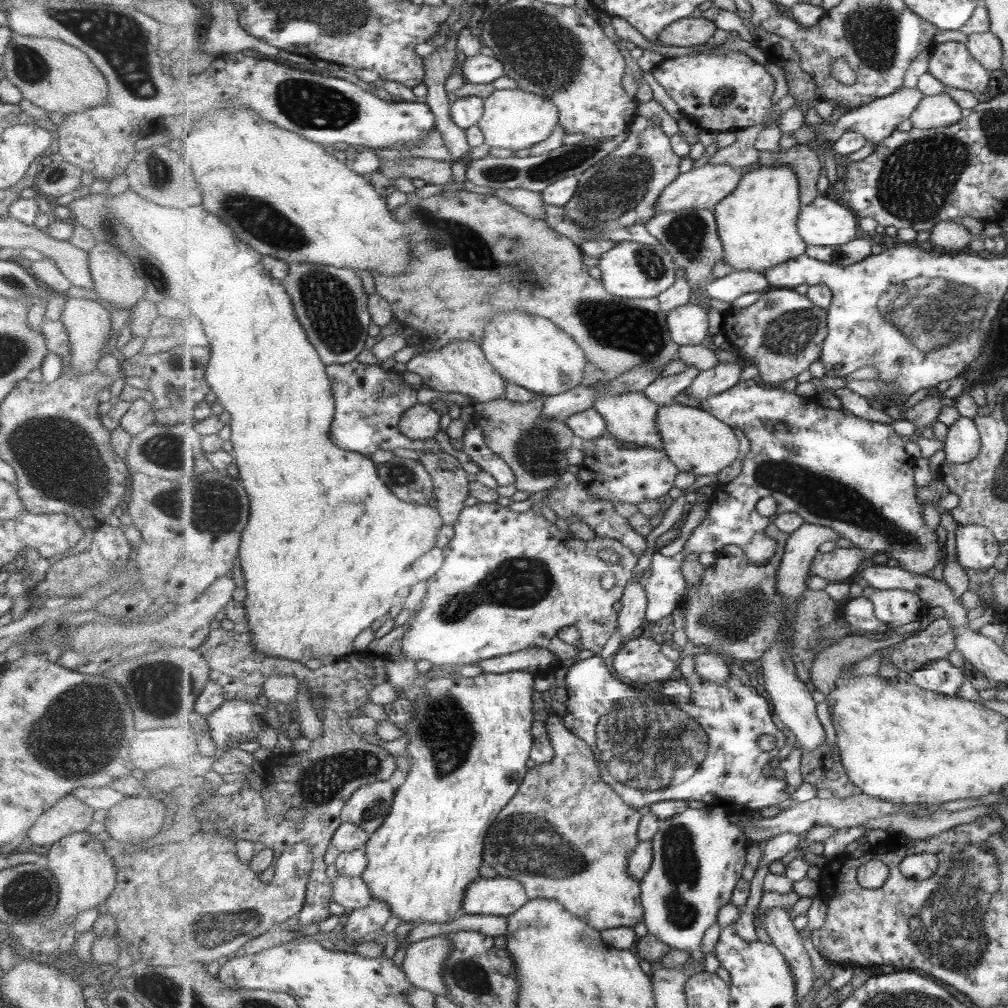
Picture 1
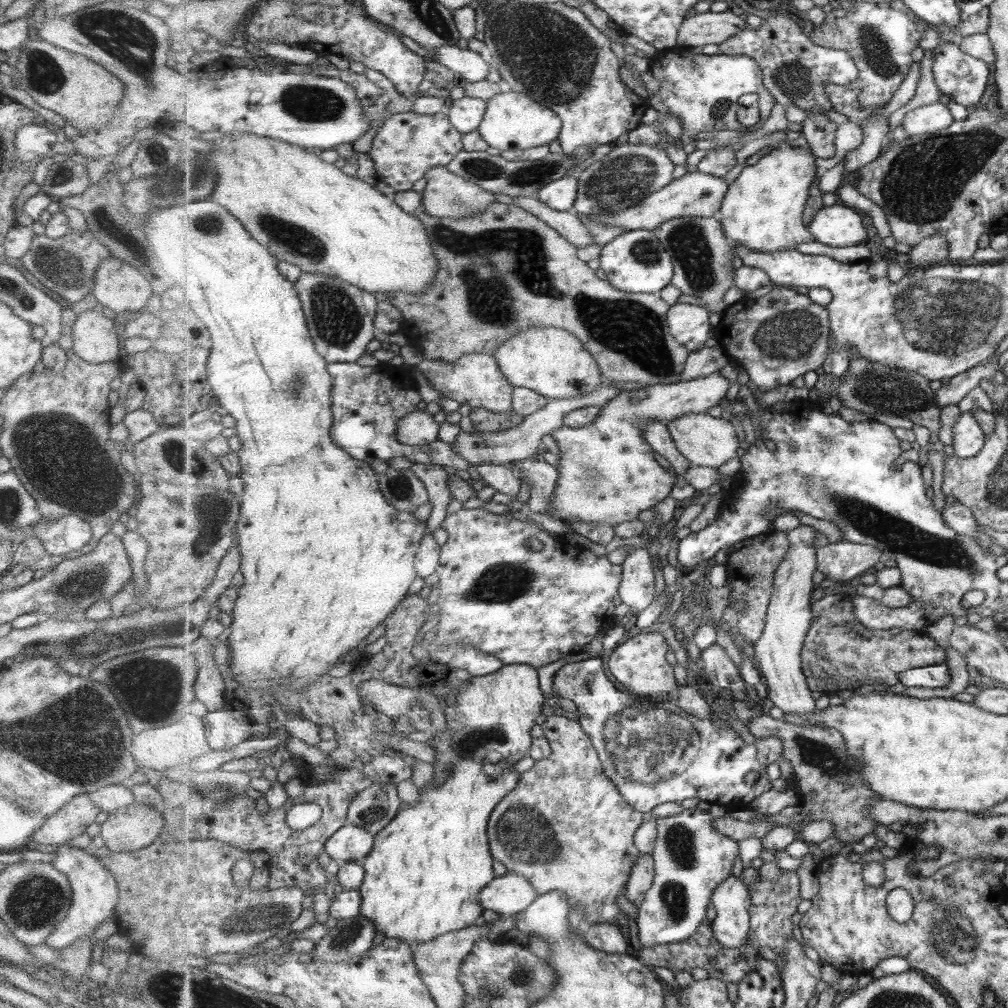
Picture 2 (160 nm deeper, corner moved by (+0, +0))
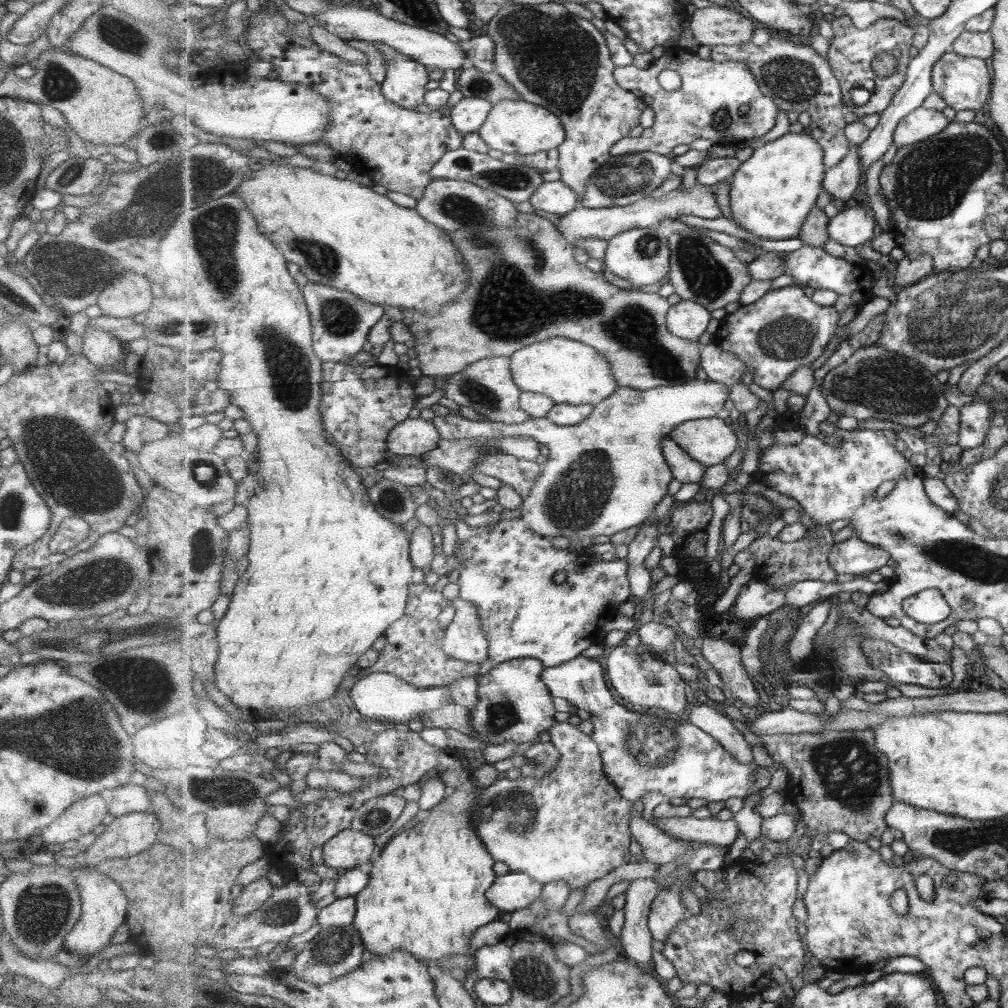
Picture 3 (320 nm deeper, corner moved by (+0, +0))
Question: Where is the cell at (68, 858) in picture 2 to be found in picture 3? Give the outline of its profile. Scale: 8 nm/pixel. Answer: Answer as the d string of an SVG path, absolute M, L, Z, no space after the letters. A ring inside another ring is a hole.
M84 867L84 870L71 871L77 888L81 915L78 916L75 926L65 935L64 949L75 954L88 954L91 957L109 945L109 939L117 930L117 926L124 923L127 902L122 890L114 881L97 873L94 868Z

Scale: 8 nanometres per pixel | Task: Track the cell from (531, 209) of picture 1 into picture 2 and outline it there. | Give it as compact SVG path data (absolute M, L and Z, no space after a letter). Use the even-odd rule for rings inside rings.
M517 196L513 197L513 202L558 230L571 244L579 248L596 244L589 227L585 226L585 223L574 211L553 210L550 206L541 202L537 196Z

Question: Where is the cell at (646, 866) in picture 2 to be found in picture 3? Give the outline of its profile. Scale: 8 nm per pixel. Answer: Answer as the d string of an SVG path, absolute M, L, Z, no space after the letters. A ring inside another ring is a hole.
M639 878L626 890L625 921L618 946L624 957L653 966L654 936L648 925L652 905L659 896L661 881Z

